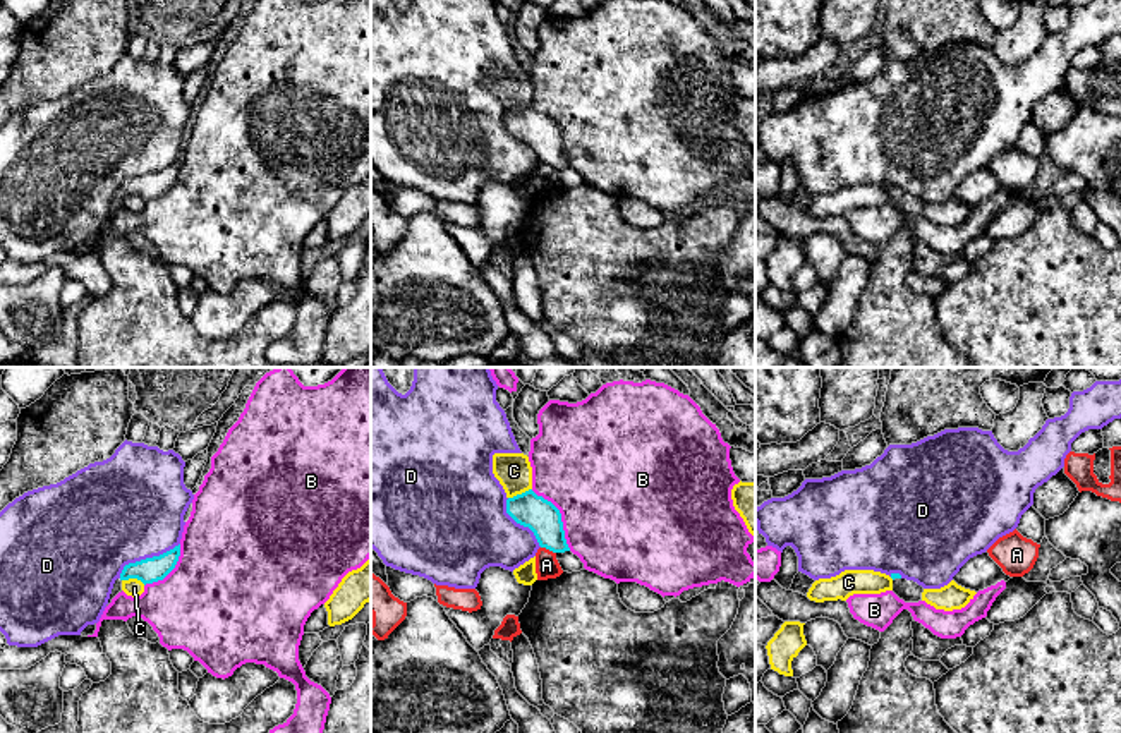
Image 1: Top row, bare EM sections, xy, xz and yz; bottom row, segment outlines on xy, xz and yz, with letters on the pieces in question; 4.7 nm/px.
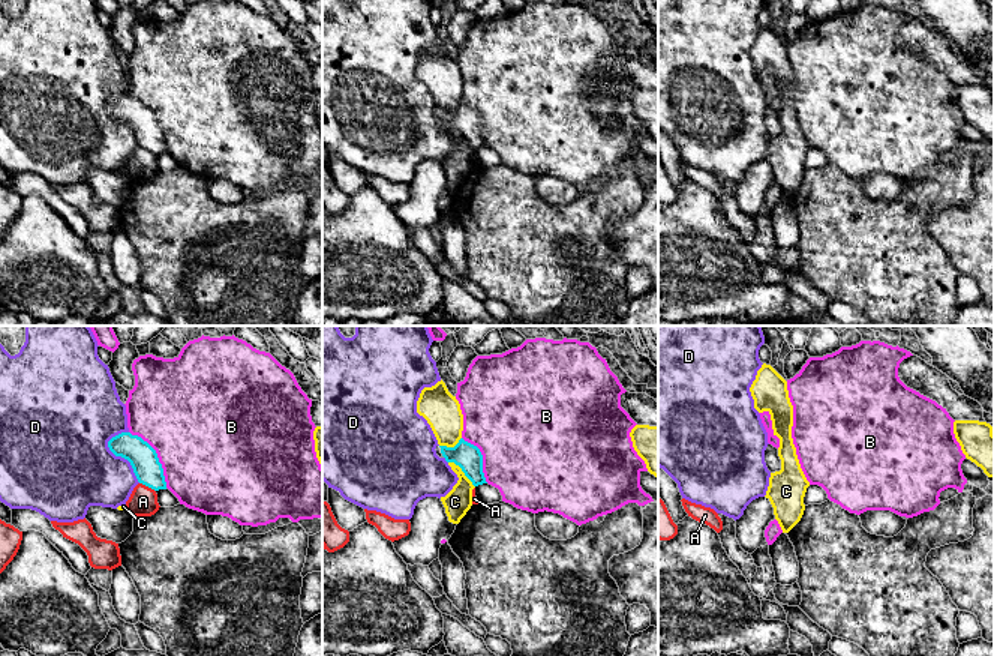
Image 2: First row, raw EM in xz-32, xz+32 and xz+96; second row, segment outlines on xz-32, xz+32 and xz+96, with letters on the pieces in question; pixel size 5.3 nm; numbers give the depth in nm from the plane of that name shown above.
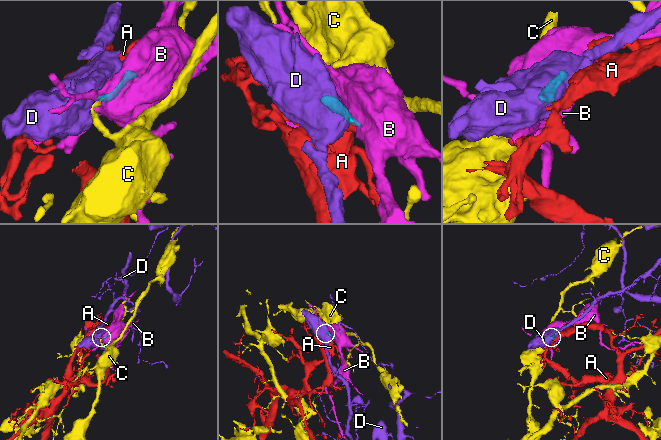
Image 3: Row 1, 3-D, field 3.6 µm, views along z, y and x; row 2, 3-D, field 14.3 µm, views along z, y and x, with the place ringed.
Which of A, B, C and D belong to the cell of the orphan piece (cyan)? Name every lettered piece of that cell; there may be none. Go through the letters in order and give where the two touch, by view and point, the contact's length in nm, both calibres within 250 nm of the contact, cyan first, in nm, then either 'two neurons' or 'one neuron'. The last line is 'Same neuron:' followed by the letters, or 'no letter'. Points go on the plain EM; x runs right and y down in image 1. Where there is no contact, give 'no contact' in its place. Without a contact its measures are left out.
A: xz (548, 163) | 80 nm | 160/110 nm | two neurons
B: xz (560, 133) | 340 nm | 160/480 nm | two neurons
C: xz (519, 110) | 120 nm | 160/170 nm | two neurons
D: xy (146, 174) | 340 nm | 120/500 nm | two neurons
Same neuron: no letter

